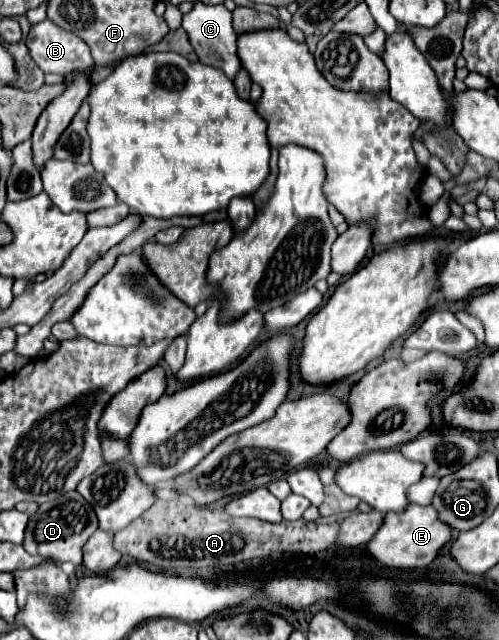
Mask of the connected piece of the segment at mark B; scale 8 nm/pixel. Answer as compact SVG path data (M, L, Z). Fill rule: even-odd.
M49 19L31 27L27 35L27 47L33 61L45 73L59 73L67 77L87 71L95 65L89 45L75 33L53 25Z

